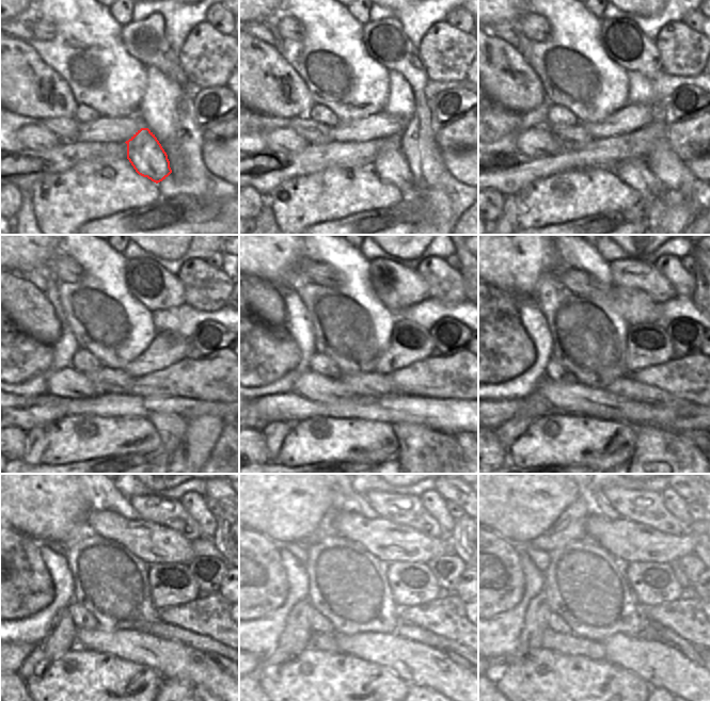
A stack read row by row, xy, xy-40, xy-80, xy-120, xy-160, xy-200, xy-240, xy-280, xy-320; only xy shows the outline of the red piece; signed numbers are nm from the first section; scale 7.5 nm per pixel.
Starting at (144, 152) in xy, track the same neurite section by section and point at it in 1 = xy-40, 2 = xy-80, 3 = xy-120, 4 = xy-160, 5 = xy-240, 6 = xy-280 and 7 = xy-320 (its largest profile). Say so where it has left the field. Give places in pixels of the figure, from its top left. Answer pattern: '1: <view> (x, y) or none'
1: xy-40 (391, 164)
2: xy-80 (636, 173)
3: xy-120 (182, 440)
4: xy-160 (422, 451)
5: xy-240 (171, 690)
6: xy-280 (414, 690)
7: xy-320 (655, 690)

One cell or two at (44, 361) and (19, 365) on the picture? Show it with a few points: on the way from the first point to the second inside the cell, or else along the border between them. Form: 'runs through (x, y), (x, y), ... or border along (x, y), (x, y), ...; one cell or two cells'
runs through (37, 361), (26, 361); one cell

